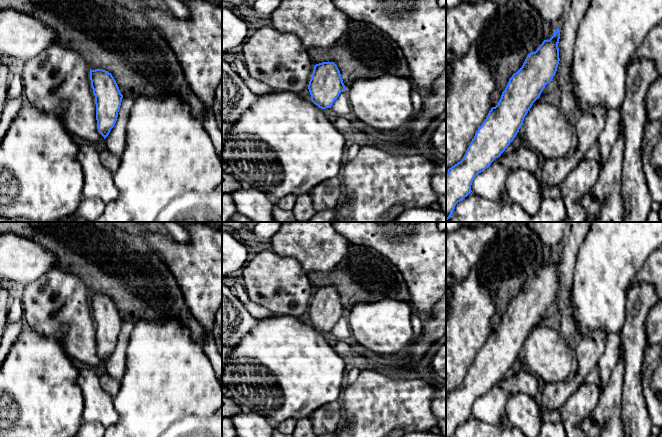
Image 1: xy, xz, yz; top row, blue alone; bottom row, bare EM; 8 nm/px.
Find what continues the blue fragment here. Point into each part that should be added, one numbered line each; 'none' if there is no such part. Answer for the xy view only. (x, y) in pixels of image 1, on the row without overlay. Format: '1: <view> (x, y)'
none

